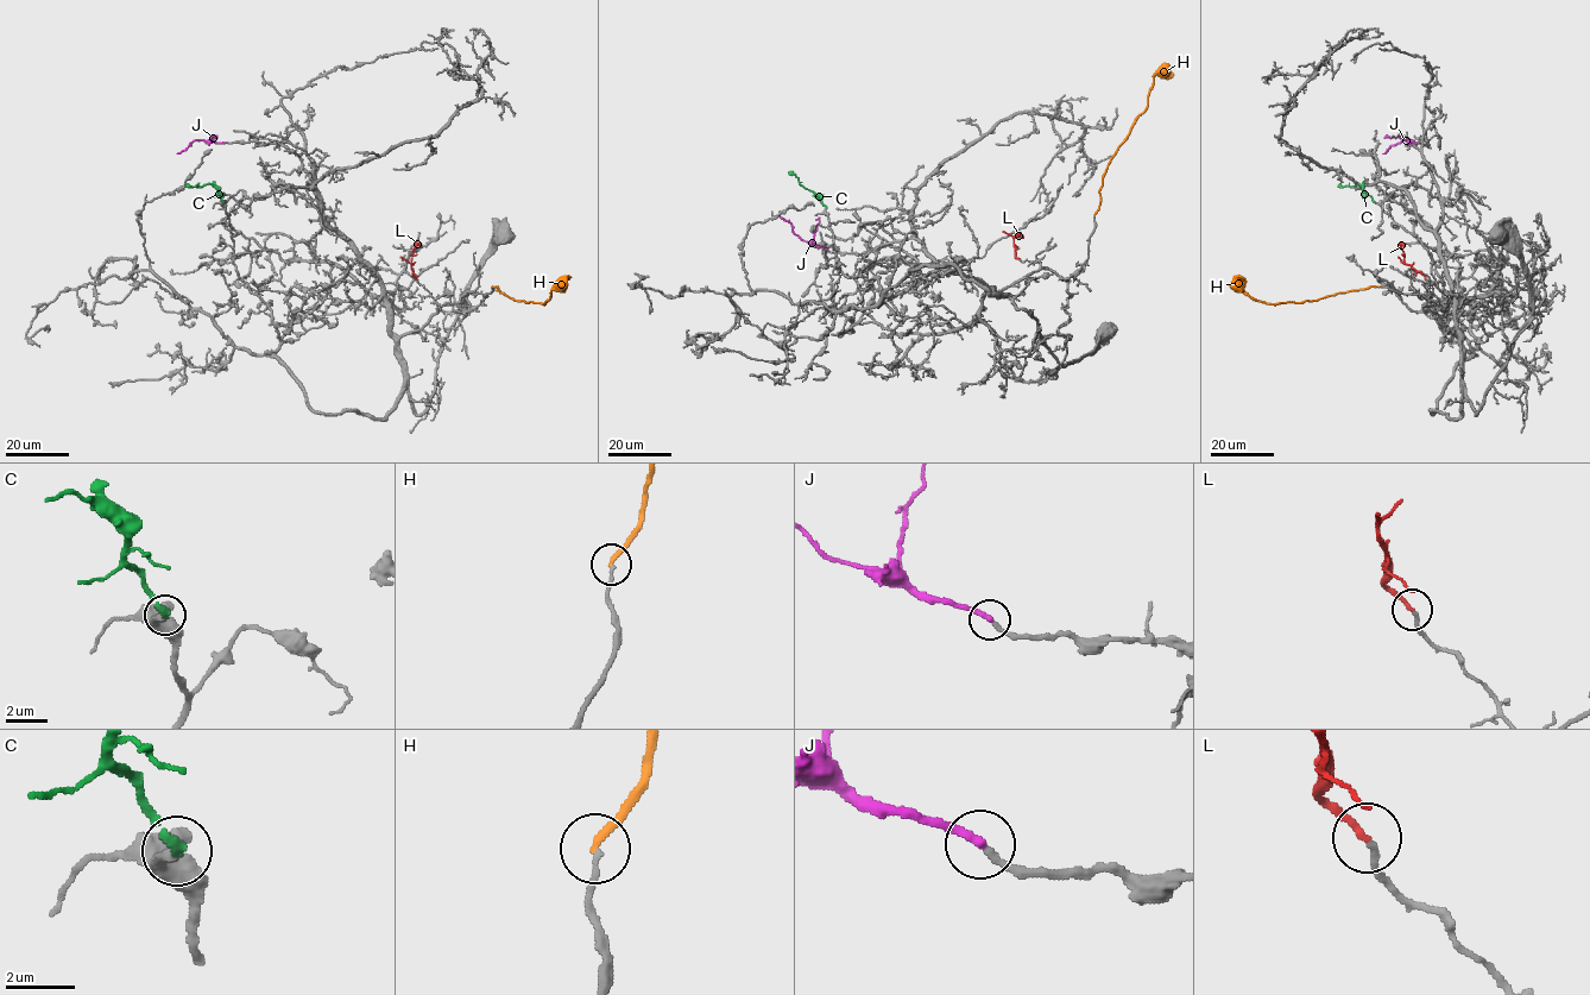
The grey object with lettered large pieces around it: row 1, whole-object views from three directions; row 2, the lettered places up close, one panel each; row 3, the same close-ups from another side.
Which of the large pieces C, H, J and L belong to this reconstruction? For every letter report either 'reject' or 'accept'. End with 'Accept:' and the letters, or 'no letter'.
C: accept
H: reject
J: accept
L: accept
Accept: C, J, L

